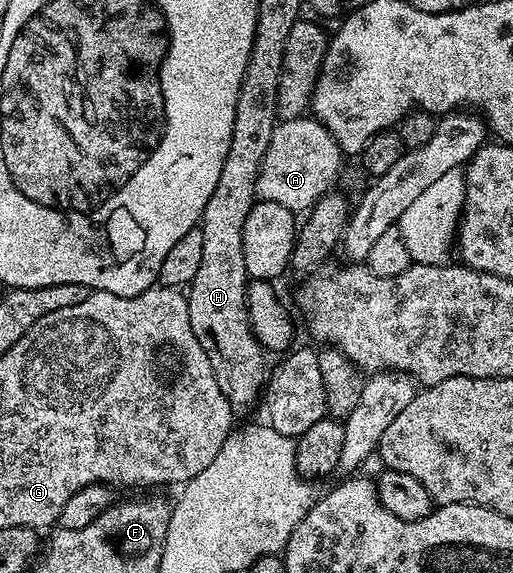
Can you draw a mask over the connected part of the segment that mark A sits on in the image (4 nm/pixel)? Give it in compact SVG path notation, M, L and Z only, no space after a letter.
M283 119L274 129L272 141L268 141L268 153L264 153L254 194L261 201L276 201L276 205L284 205L284 209L295 213L309 212L310 208L333 188L330 186L337 181L338 174L342 171L342 159L344 160L344 152L340 149L336 137L332 137L332 133L324 129L319 119Z

